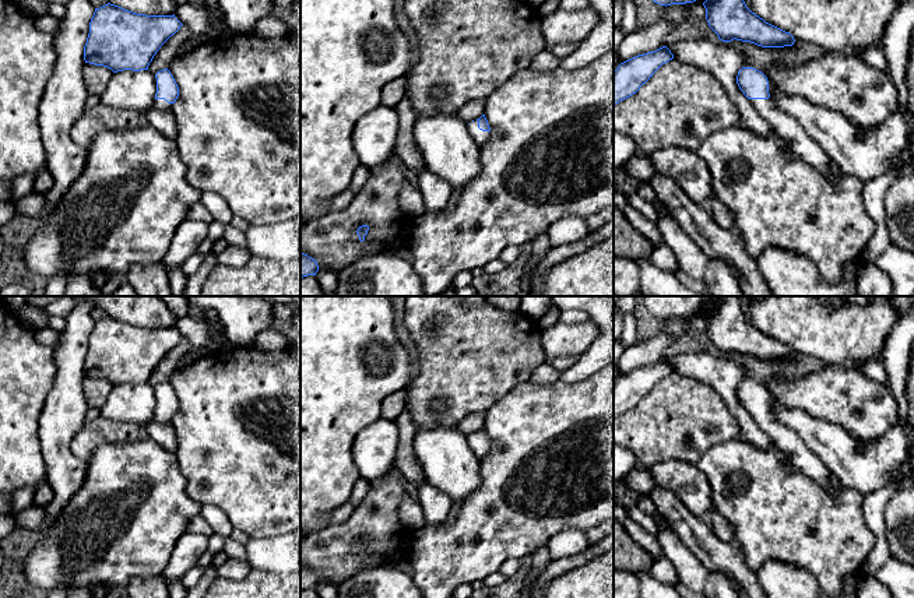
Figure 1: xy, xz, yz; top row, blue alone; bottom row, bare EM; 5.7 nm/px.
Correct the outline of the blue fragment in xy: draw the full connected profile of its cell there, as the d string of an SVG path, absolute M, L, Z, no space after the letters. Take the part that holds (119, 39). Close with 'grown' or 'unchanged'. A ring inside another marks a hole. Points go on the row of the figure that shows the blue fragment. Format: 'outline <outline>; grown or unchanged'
outline M108 3L95 8L91 18L84 60L113 73L148 70L157 52L182 25L175 14L137 14Z; unchanged

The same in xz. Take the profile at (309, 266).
outline M300 253L300 278L316 275L319 271L317 261L305 253Z; unchanged

